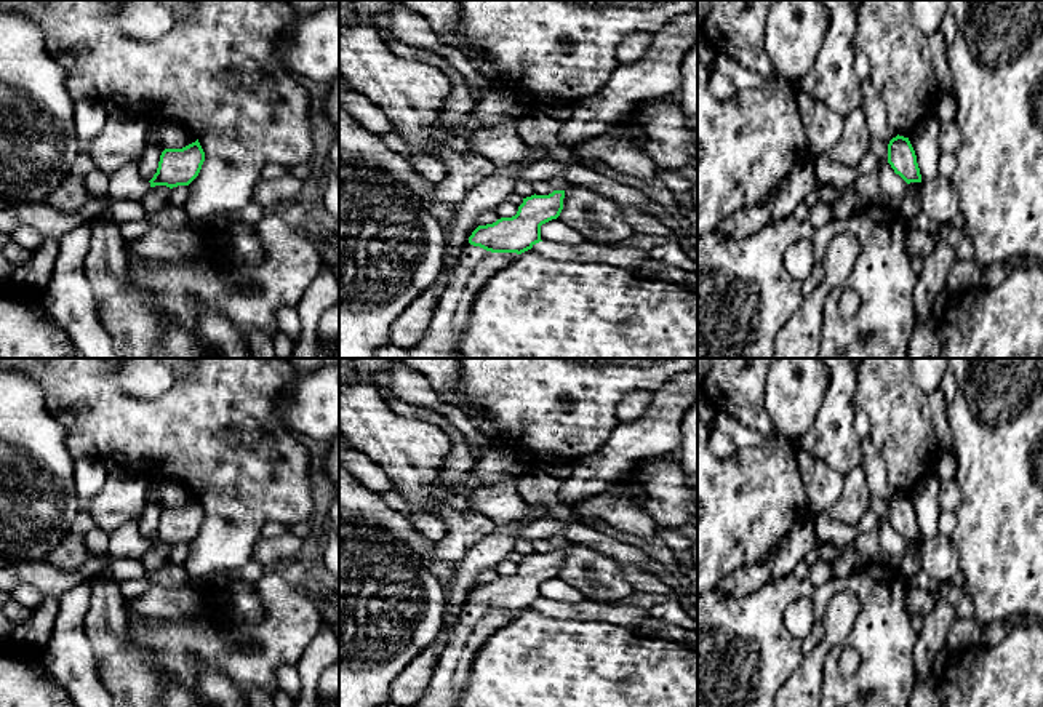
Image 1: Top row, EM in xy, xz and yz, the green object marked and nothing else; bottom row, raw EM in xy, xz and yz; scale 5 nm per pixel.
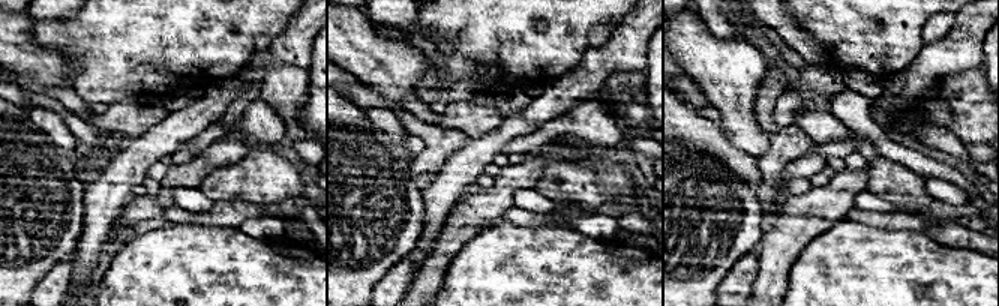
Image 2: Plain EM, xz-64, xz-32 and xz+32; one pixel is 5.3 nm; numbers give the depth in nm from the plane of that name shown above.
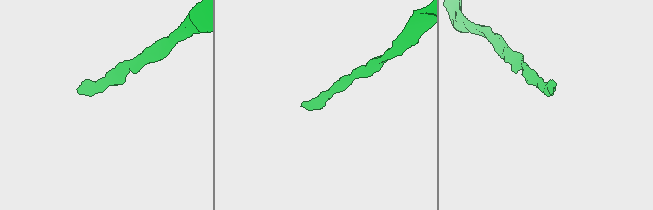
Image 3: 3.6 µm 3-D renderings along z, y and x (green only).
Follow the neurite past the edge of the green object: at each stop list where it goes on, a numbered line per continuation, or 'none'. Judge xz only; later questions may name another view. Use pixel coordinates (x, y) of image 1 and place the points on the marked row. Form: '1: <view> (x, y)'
1: xz (475, 266)

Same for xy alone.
none

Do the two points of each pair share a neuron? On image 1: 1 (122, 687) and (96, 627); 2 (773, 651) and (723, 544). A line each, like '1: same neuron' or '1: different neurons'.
1: different neurons
2: different neurons

